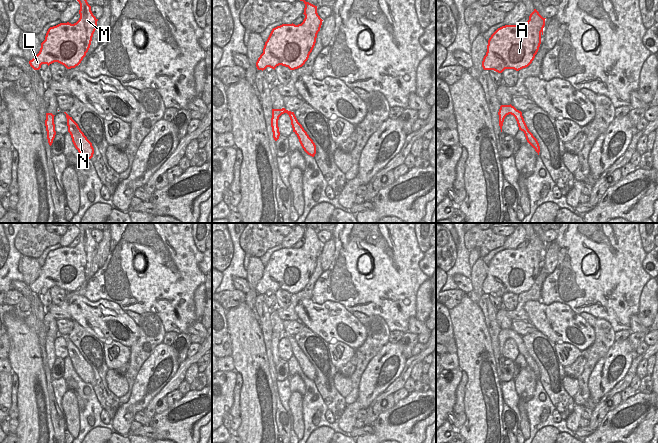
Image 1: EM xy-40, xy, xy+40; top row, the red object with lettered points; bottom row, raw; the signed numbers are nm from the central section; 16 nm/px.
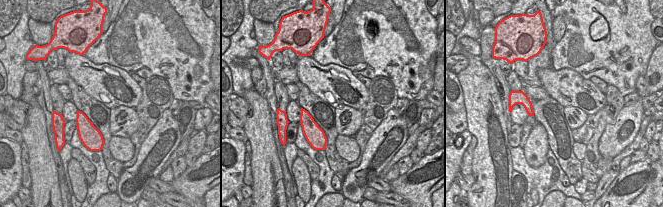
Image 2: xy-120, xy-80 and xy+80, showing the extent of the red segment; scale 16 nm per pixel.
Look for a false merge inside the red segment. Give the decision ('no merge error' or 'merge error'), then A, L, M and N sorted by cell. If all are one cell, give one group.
no merge error; A L M N

